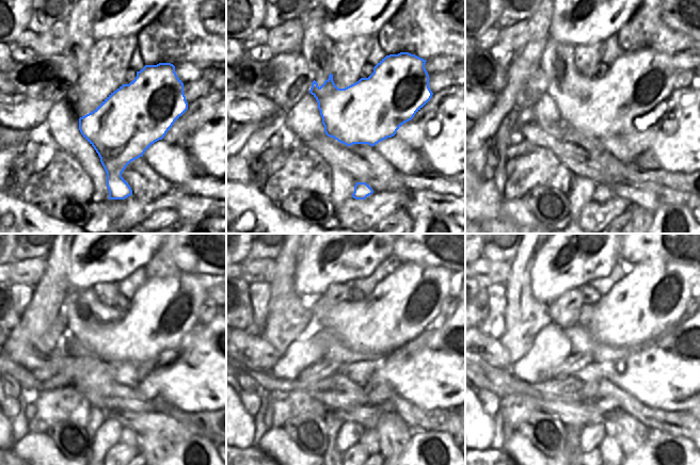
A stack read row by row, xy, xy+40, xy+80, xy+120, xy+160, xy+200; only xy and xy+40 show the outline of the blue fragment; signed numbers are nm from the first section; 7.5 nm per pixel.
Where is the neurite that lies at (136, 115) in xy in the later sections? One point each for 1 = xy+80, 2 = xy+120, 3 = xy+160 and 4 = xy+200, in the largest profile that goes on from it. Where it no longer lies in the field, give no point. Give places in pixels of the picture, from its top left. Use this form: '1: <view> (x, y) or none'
1: xy+80 (636, 82)
2: xy+120 (163, 310)
3: xy+160 (401, 306)
4: xy+200 (640, 306)

